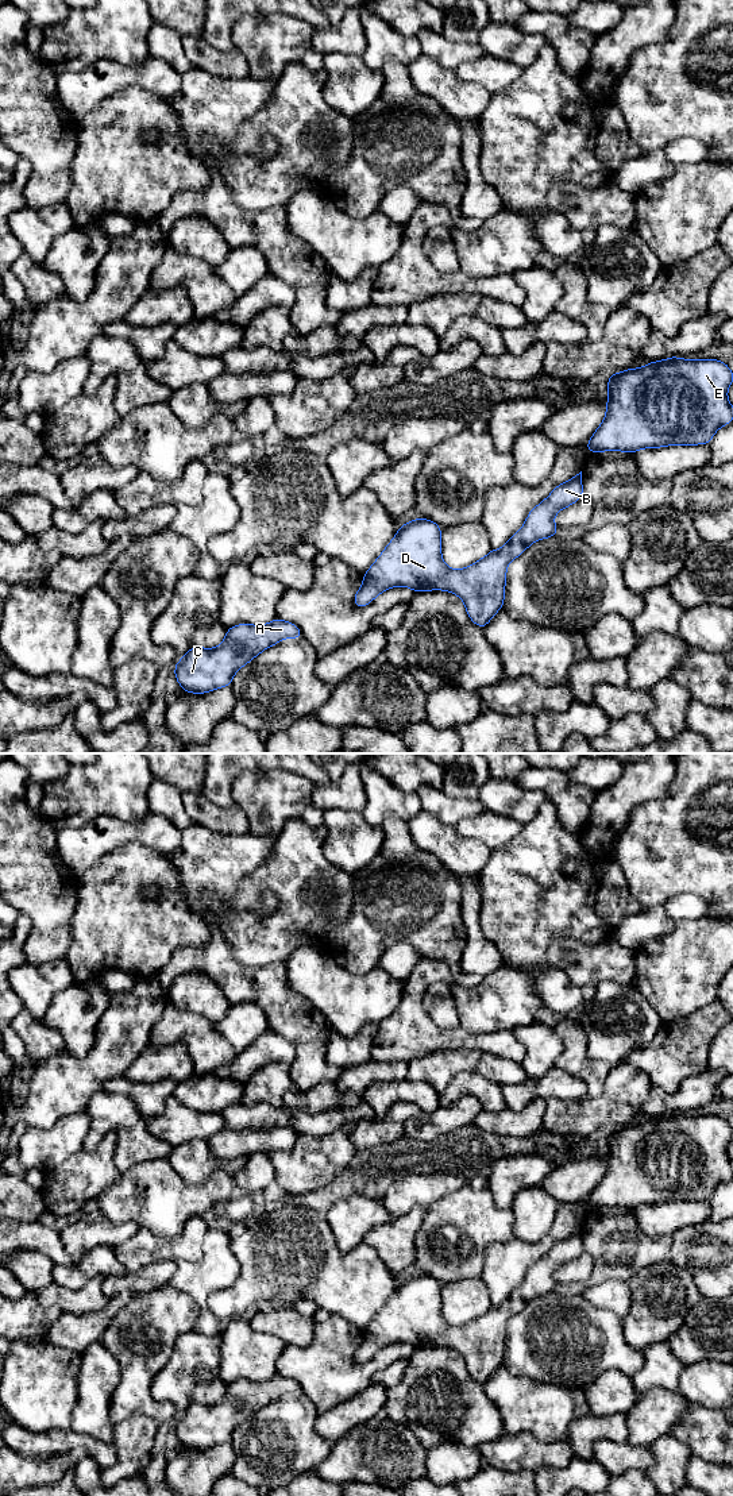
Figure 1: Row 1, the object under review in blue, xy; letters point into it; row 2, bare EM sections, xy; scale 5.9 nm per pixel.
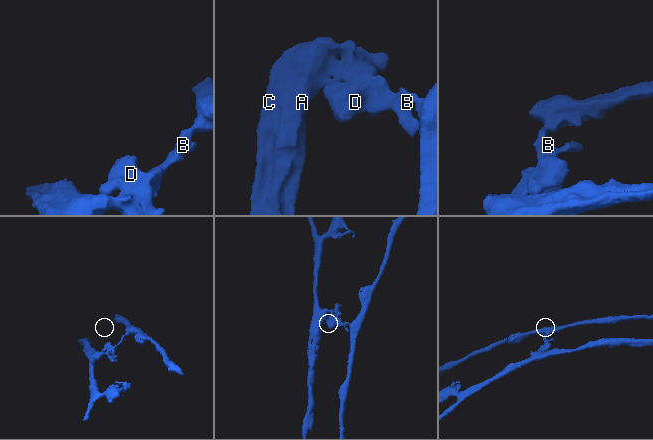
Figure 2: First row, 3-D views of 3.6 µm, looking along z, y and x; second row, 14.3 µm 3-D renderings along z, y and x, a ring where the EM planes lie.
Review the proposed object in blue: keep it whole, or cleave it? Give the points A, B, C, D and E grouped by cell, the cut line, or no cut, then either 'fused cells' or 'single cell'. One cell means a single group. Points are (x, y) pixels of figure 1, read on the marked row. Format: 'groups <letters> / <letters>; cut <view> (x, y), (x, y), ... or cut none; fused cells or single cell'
groups A B C D / E; cut xy (586, 446), (590, 450); fused cells

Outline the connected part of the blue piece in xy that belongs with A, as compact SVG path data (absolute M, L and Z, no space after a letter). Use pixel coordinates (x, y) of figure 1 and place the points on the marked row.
M278 617L266 625L238 624L227 629L219 647L212 649L192 647L175 663L175 679L184 691L194 694L231 686L239 668L288 637L300 639L302 632L297 625Z

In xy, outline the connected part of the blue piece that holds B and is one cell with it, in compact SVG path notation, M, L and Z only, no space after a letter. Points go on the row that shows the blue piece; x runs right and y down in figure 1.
M582 471L556 486L543 502L533 508L522 528L504 547L491 550L485 558L462 570L448 568L443 562L441 528L436 523L420 517L409 521L398 528L397 535L363 575L363 583L354 595L354 605L364 608L383 590L397 586L410 587L414 593L445 590L463 599L471 621L483 629L493 616L502 609L508 564L532 543L560 533L553 523L555 514L575 504L580 497L583 497Z

